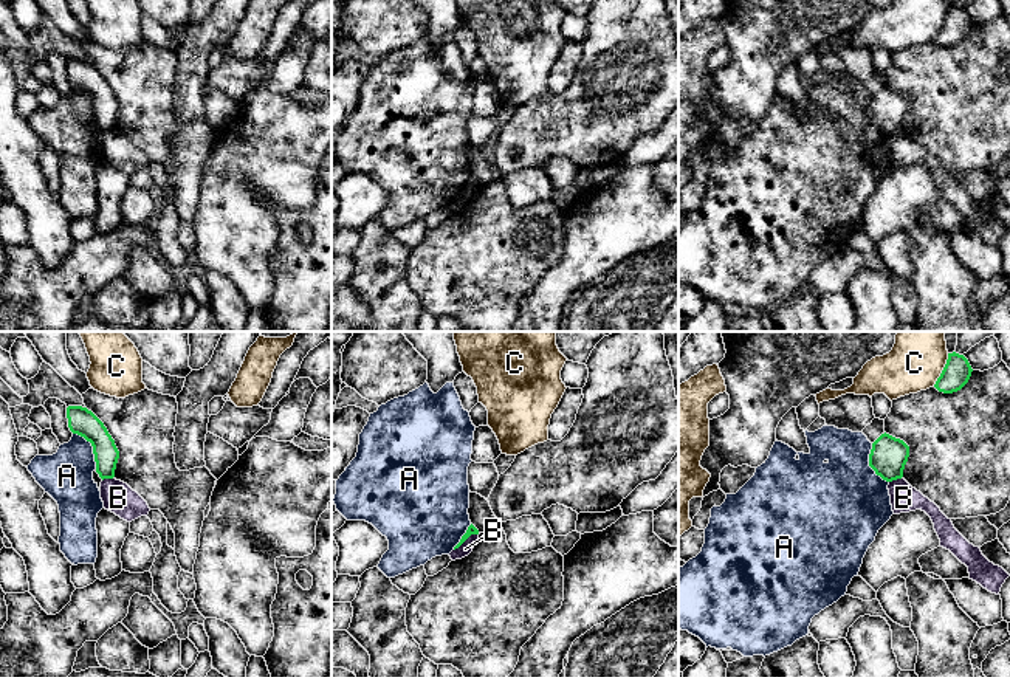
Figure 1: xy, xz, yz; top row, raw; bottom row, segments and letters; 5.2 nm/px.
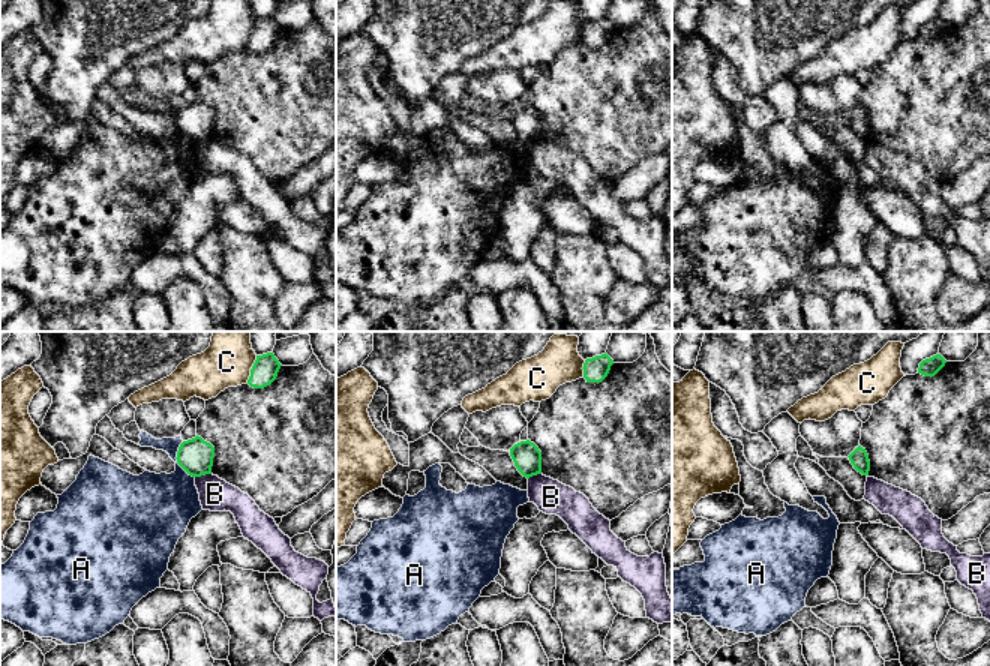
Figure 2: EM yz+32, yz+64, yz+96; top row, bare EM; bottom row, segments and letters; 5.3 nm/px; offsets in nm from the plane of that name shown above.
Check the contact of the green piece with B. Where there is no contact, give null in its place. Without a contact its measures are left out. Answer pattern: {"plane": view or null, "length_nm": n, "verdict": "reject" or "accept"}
{"plane": "xz", "length_nm": 160, "verdict": "reject"}

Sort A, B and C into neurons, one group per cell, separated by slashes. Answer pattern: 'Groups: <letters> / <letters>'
Groups: A / B / C

